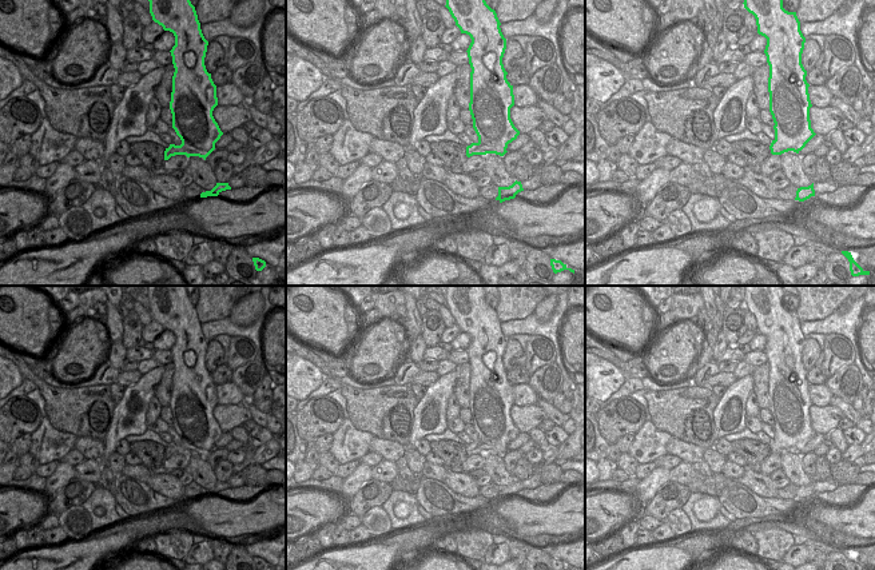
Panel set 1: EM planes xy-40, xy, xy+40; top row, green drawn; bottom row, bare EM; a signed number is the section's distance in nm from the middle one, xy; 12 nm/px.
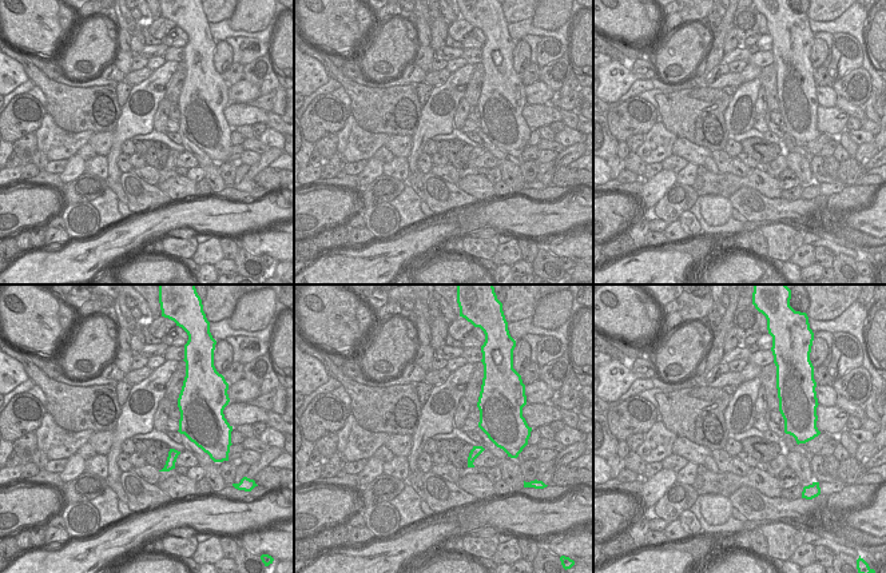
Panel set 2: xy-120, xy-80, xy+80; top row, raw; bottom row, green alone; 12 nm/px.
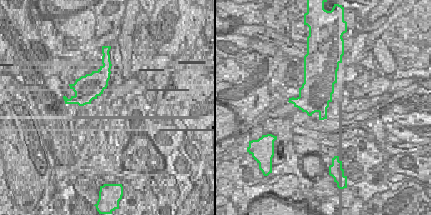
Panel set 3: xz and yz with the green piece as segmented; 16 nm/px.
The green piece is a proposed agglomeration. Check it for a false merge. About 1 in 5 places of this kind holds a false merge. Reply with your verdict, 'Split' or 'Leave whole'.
Leave whole.

